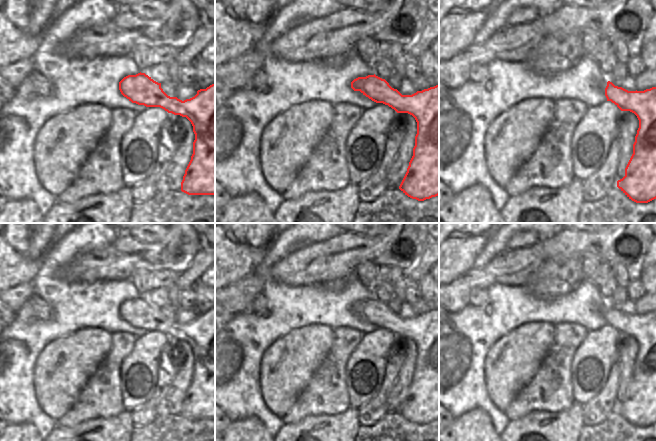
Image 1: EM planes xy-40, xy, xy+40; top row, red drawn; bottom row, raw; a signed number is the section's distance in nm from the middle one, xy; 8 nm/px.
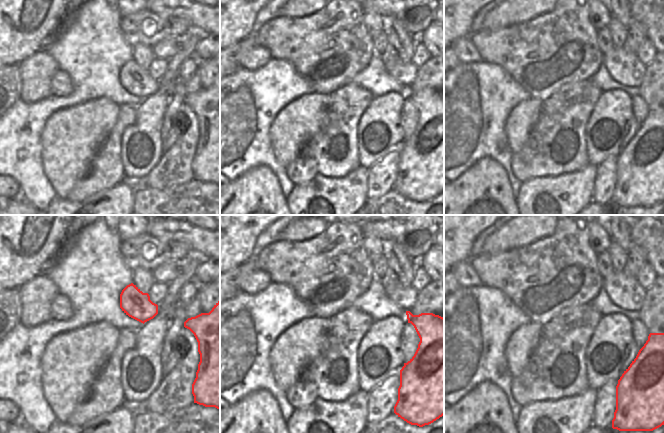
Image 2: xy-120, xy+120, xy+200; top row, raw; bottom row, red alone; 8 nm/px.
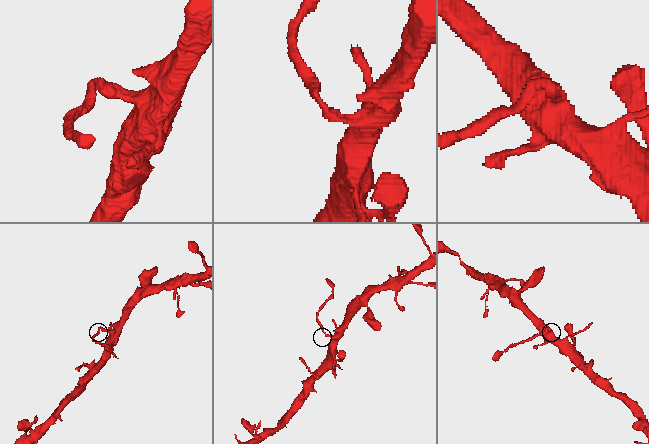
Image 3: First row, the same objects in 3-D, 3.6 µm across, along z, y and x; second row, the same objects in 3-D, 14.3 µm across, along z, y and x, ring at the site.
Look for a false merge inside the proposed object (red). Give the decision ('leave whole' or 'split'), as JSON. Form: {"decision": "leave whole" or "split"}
{"decision": "split"}

